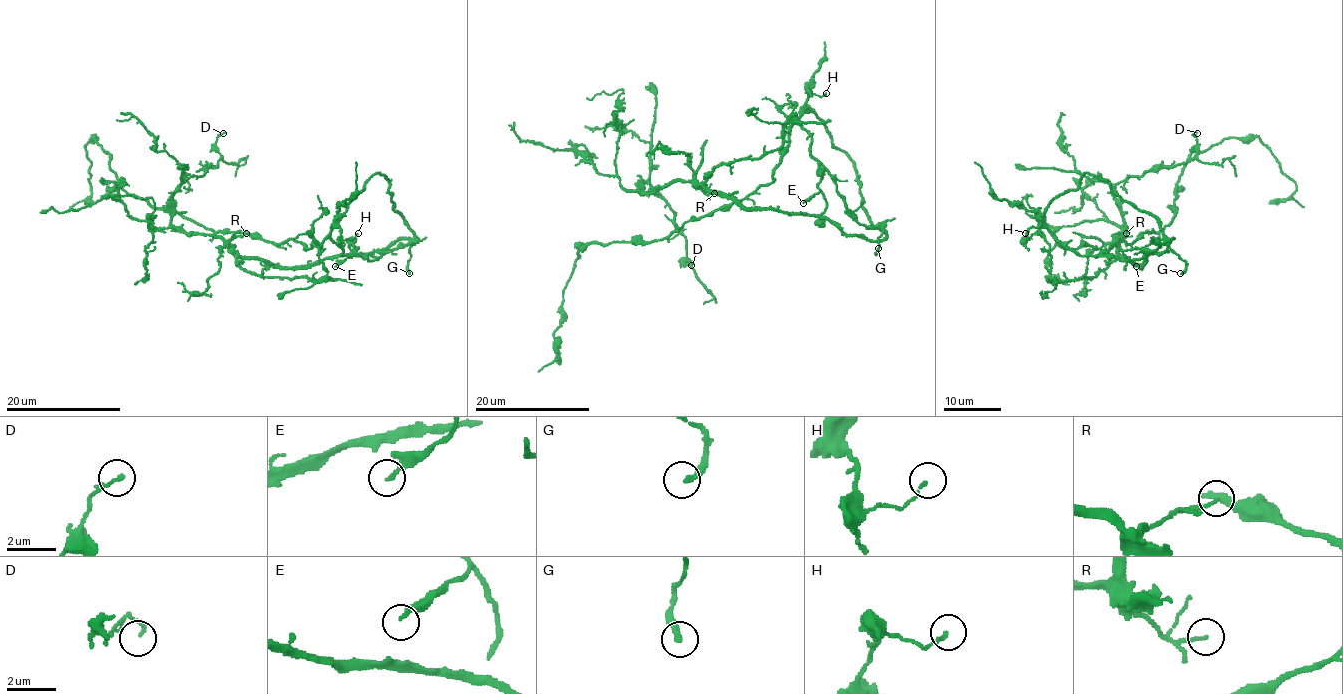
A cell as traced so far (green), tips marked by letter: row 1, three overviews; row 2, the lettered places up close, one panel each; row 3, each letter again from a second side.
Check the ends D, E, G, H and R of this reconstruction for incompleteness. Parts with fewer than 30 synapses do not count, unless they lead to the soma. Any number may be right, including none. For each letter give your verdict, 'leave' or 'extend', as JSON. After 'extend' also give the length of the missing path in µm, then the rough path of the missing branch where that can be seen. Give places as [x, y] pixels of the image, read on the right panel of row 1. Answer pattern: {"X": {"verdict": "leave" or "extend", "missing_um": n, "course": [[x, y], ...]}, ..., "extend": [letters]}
{"D": {"verdict": "leave"}, "E": {"verdict": "leave"}, "G": {"verdict": "leave"}, "H": {"verdict": "leave"}, "R": {"verdict": "leave"}, "extend": []}

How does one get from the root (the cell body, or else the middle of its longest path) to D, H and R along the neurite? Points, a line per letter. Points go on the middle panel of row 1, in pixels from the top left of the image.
D: (833, 177), (845, 208), (882, 239), (742, 208), (690, 182), (640, 192), (641, 182), (674, 213), (691, 265)
H: (833, 177), (810, 153), (810, 134), (799, 123), (808, 96), (826, 93)
R: (833, 177), (845, 208), (879, 226), (882, 239), (845, 235), (823, 218), (742, 208), (697, 188), (714, 193)

